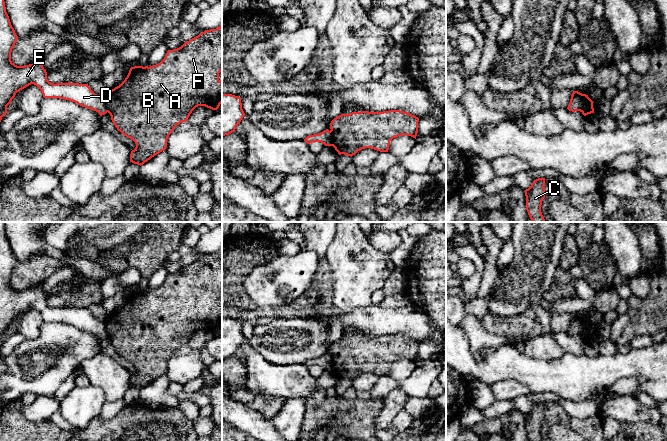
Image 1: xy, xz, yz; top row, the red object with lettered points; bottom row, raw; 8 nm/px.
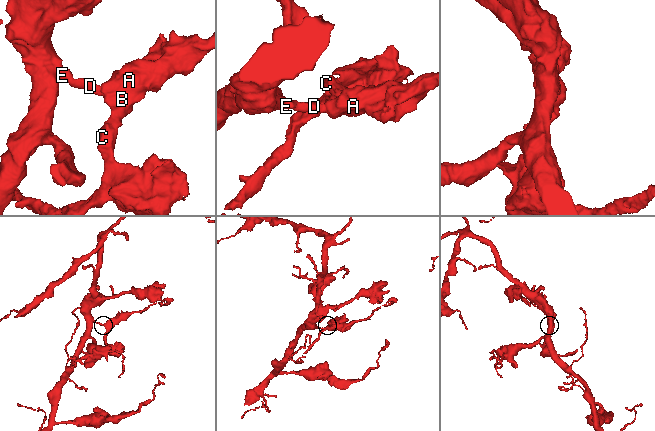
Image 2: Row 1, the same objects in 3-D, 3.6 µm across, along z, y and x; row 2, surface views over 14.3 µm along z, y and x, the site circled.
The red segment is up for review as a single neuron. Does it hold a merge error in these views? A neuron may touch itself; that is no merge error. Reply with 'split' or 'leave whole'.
split

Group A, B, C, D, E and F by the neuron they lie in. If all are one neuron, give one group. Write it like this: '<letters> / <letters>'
A B C F / D E

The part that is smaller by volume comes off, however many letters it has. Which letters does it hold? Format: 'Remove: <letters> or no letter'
Remove: A, B, C, F

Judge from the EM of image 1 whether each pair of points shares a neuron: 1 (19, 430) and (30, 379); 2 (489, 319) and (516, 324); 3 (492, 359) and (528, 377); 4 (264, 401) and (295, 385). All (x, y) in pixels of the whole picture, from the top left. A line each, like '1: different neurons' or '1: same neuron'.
1: different neurons
2: same neuron
3: same neuron
4: different neurons

